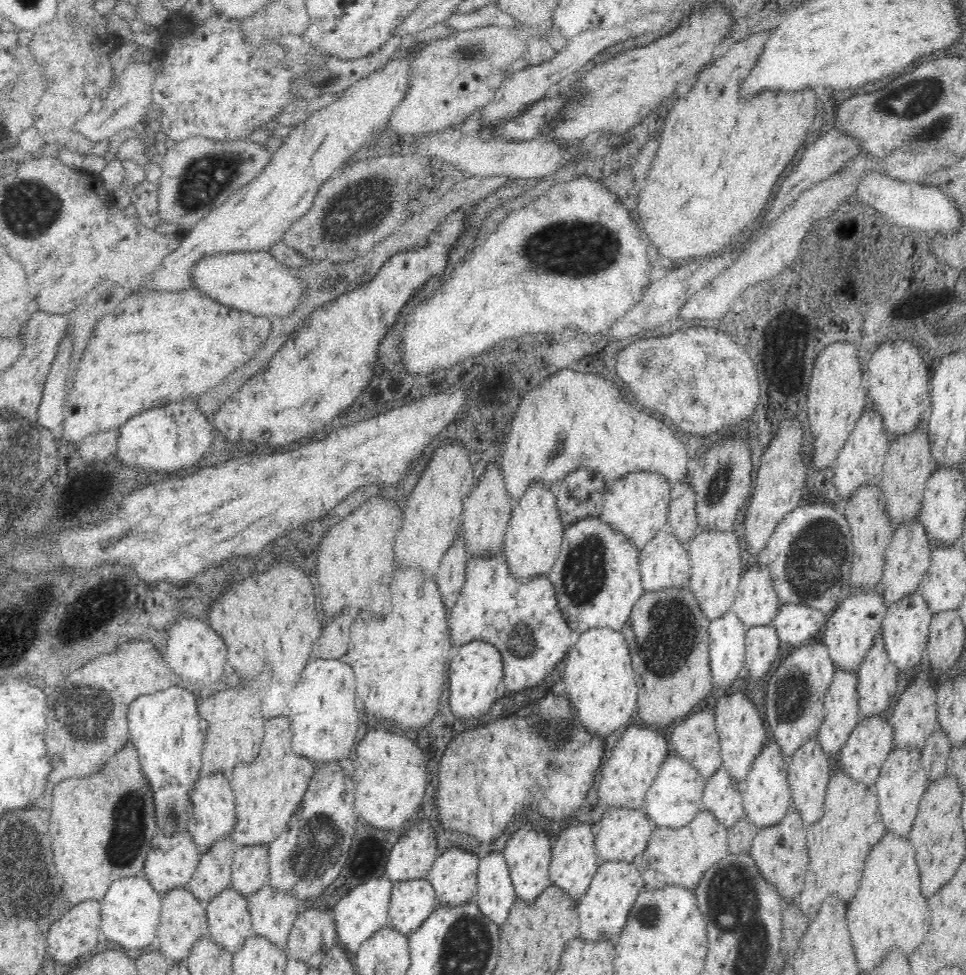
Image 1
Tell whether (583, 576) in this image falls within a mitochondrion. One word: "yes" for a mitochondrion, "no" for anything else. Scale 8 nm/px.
yes

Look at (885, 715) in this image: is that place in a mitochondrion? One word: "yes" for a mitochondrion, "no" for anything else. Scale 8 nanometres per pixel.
no

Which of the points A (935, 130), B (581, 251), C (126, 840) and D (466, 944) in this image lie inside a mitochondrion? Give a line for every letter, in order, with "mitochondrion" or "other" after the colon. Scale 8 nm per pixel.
A: mitochondrion
B: mitochondrion
C: mitochondrion
D: mitochondrion

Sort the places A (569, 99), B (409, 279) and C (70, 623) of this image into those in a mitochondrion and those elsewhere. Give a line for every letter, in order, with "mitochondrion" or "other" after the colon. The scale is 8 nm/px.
A: other
B: other
C: mitochondrion

